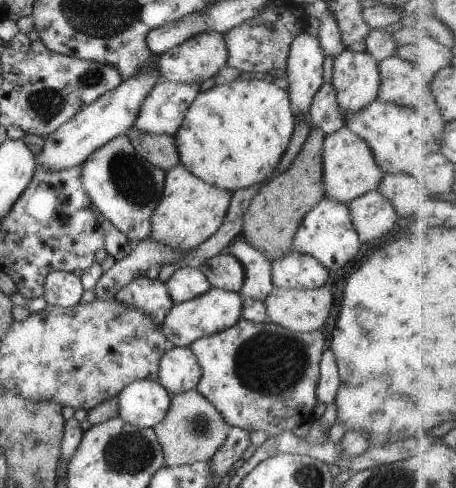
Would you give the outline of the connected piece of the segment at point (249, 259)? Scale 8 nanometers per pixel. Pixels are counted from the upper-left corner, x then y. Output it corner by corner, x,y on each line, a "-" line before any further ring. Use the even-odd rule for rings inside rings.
237,237
225,248
225,252
235,256
245,268
245,279
238,294
243,299
252,298
265,302
266,296
274,288
272,263
260,250
249,245
242,237

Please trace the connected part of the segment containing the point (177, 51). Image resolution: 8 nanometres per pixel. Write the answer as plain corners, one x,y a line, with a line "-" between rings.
202,32
202,34
192,36
186,42
182,42
182,44
163,52
158,57
158,72
160,72
163,81
202,84
205,80
210,80
212,76
216,76
218,71
226,65
228,47
223,34

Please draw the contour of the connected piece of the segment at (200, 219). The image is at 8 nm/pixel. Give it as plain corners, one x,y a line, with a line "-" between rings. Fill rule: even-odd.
182,163
167,170
164,195
156,206
150,224
150,238
160,246
172,246
176,250
189,251
210,238
222,226
233,192
206,184
196,178

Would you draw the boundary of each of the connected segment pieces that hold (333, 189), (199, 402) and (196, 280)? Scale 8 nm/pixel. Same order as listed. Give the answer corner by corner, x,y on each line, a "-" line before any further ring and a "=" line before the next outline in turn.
346,125
336,132
324,136
323,142
323,183
325,196
349,203
369,190
376,189
385,173
378,166
372,150
357,134
=
190,389
171,397
168,412
153,429
164,451
164,467
175,467
208,461
226,440
230,427
212,402
197,389
=
177,267
172,276
165,282
169,297
175,303
181,303
196,298
210,290
204,272
199,268

